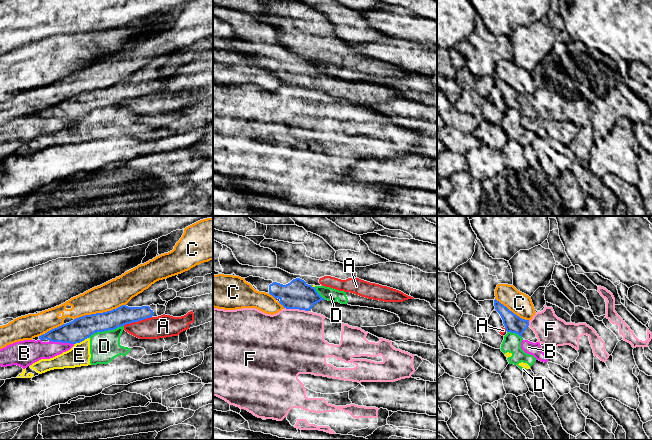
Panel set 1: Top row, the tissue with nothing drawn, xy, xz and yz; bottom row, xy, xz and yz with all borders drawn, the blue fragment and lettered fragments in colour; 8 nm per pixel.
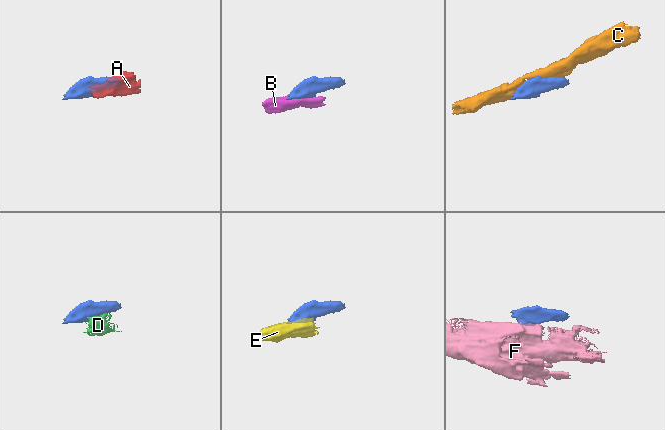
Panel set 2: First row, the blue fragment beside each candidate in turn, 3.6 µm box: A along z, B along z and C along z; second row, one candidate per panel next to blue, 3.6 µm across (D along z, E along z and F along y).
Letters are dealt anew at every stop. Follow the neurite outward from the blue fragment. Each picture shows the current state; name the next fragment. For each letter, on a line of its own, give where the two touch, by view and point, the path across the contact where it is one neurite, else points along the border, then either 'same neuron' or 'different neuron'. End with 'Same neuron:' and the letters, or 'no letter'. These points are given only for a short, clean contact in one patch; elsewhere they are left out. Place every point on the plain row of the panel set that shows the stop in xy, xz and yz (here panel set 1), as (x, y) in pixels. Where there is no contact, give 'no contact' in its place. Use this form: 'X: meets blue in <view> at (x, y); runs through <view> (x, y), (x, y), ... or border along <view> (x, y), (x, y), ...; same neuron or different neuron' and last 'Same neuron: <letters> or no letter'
A: meets blue in xy at (137, 97); border along xy (151, 92), (123, 101); different neuron
B: meets blue in xy at (61, 118); border along xy (49, 116), (73, 120); different neuron
C: meets blue in xy at (99, 89); different neuron
D: meets blue in xy at (105, 106); border along xy (123, 101), (113, 105), (94, 108), (88, 113); different neuron
E: meets blue in xy at (81, 117); border along xy (88, 113), (74, 120); different neuron
F: meets blue in xz at (296, 84); border along xz (284, 83), (308, 87); different neuron
Same neuron: no letter

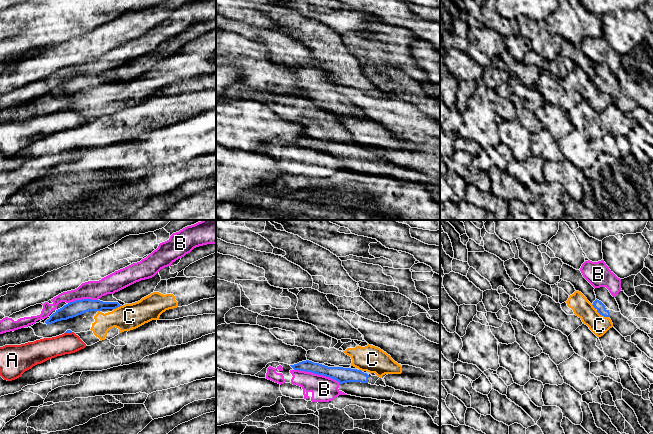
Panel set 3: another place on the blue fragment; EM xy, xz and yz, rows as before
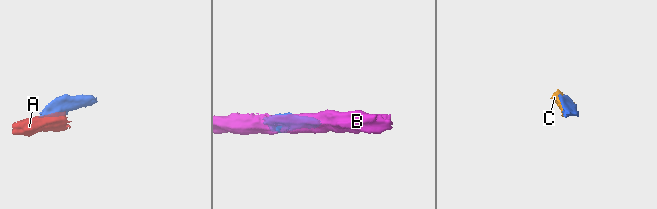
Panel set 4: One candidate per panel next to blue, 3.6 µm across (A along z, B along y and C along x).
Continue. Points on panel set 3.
A: meets blue in xy at (68, 108); border along xy (71, 107), (65, 109); different neuron
B: meets blue in xz at (317, 149); different neuron
C: meets blue in yz at (599, 89); border along yz (591, 80), (600, 90), (608, 93); different neuron
Same neuron: no letter

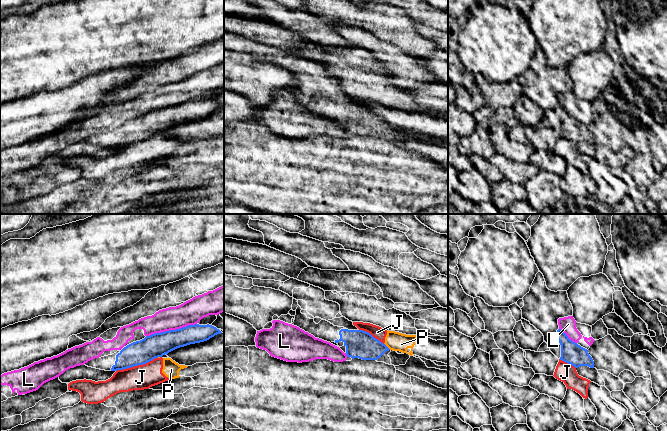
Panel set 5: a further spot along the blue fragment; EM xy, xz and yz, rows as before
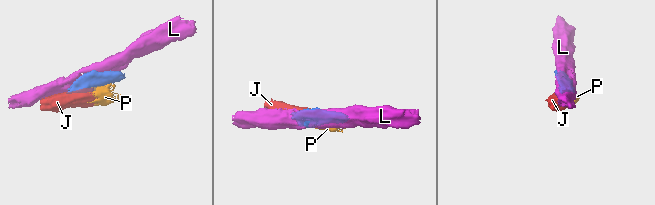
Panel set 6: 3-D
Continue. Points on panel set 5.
J: meets blue in xy at (136, 141); border along xy (157, 133), (145, 139), (116, 147); different neuron
L: meets blue in xy at (171, 106); different neuron
P: meets blue in xz at (386, 122); border along xz (384, 119), (390, 125); different neuron
Same neuron: no letter

